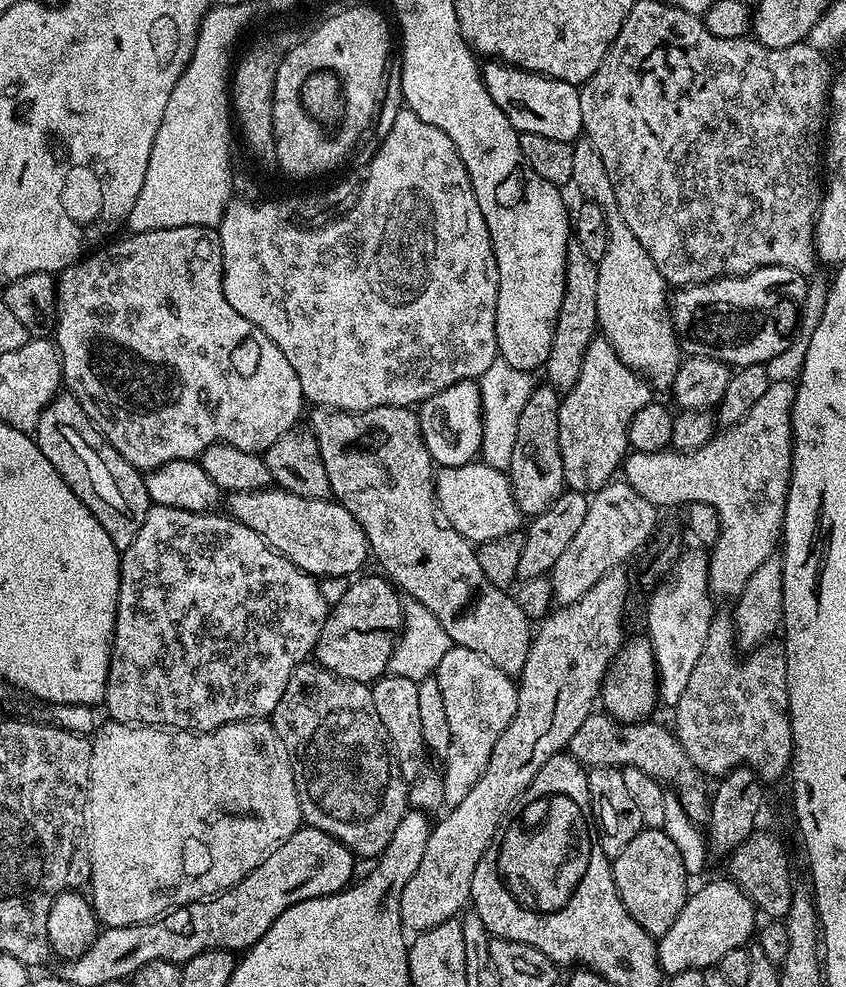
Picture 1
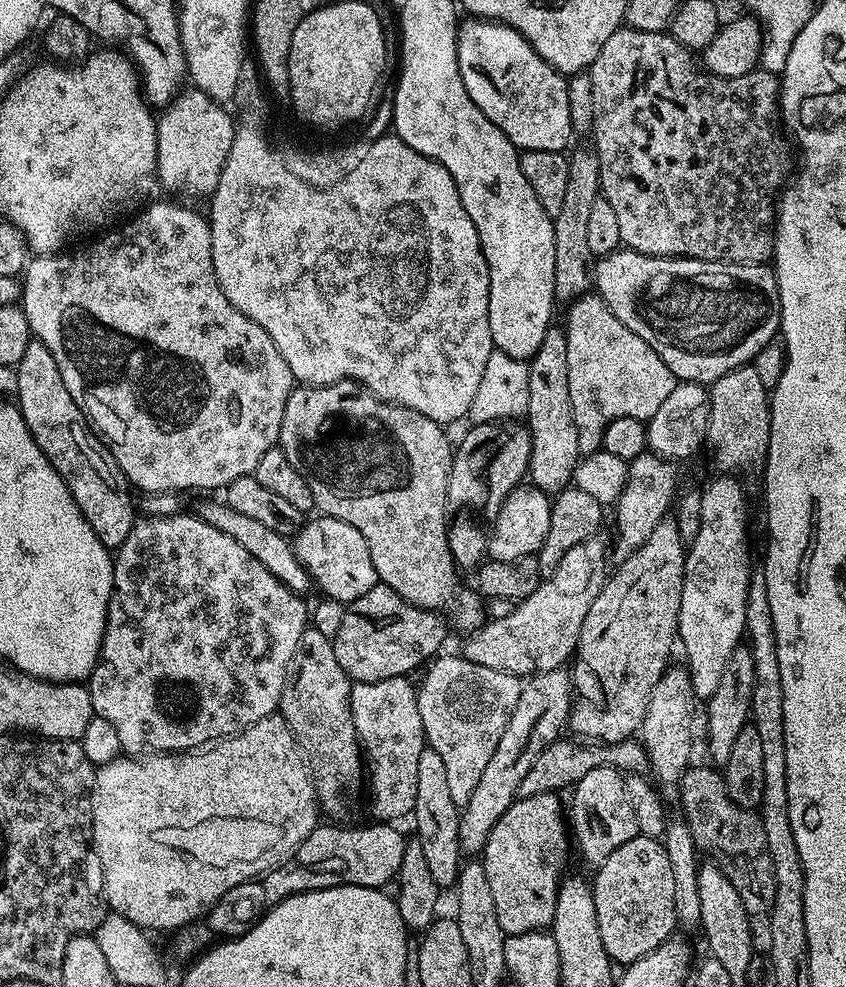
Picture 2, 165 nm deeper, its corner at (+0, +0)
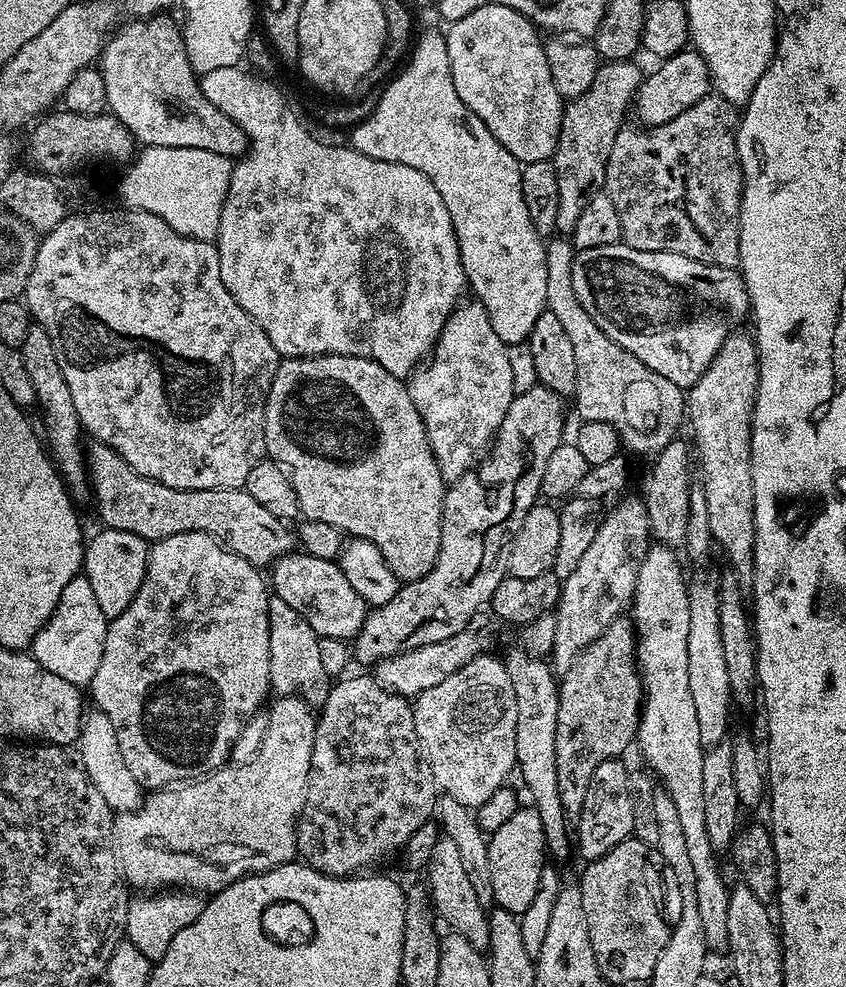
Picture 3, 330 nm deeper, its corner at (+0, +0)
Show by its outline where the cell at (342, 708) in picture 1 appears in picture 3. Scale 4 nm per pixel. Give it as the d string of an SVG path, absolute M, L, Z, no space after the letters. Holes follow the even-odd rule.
M275 594L268 598L268 617L270 618L270 682L271 691L276 696L301 696L301 698L313 706L319 706L326 702L330 677L326 669L322 667L322 661L318 654L318 642L320 637L287 602L282 602Z

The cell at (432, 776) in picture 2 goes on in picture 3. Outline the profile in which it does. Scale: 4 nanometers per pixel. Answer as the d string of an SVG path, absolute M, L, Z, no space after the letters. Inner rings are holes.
M441 835L434 850L430 850L426 875L428 875L426 891L435 915L441 921L444 919L449 924L447 927L451 931L462 934L462 938L466 938L466 942L470 942L470 946L474 946L474 950L478 950L482 954L487 953L490 946L488 912L486 906L478 902L478 896L474 894L474 885L471 884L470 877L467 876L466 869L462 866L461 858L458 855L458 846L454 846L454 842L448 836Z

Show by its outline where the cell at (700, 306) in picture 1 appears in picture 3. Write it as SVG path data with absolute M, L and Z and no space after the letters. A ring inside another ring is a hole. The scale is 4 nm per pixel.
M623 242L610 246L598 246L590 250L577 251L572 263L572 277L574 278L574 294L578 298L578 302L582 302L582 310L586 310L586 314L590 314L590 318L594 318L594 322L598 322L601 330L614 342L618 342L618 346L622 346L622 350L630 350L630 354L634 354L634 358L638 358L638 362L650 366L650 370L654 370L654 374L662 374L662 378L670 378L670 382L674 382L674 386L685 390L693 388L698 382L698 378L702 378L702 374L706 374L710 362L714 362L718 350L722 350L722 342L726 342L726 338L737 331L743 325L740 323L744 319L747 321L750 316L748 288L744 285L744 278L736 268L723 268L722 266L710 266L706 262L694 262L694 258L682 258L682 254L634 250L629 244Z

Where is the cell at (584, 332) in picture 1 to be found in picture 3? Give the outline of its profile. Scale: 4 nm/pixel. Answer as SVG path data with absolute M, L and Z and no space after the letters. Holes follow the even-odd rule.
M613 60L601 63L598 74L594 74L594 82L590 82L590 90L578 98L567 101L562 114L562 126L558 134L558 146L552 155L552 165L558 174L558 222L556 232L570 234L574 226L578 226L578 217L586 210L586 202L597 196L604 186L604 175L610 158L610 150L614 146L614 138L620 133L625 123L624 115L629 115L637 88L640 87L642 71L632 60Z

